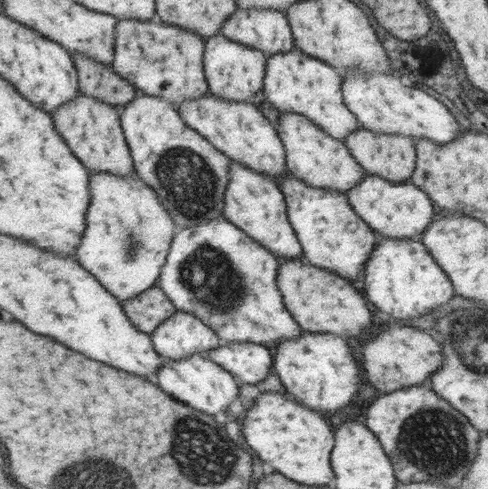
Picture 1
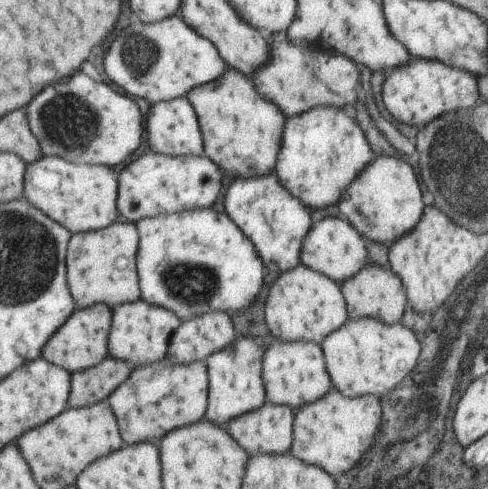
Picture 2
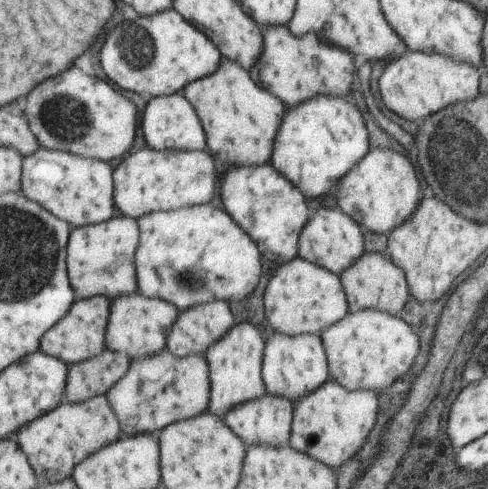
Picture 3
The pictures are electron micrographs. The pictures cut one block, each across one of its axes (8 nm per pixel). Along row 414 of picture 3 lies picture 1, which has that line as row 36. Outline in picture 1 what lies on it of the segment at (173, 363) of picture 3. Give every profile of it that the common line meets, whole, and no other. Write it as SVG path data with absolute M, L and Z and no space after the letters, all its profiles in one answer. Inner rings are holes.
M117 20L113 38L113 70L137 92L169 100L173 110L185 100L203 98L203 38L161 20Z

